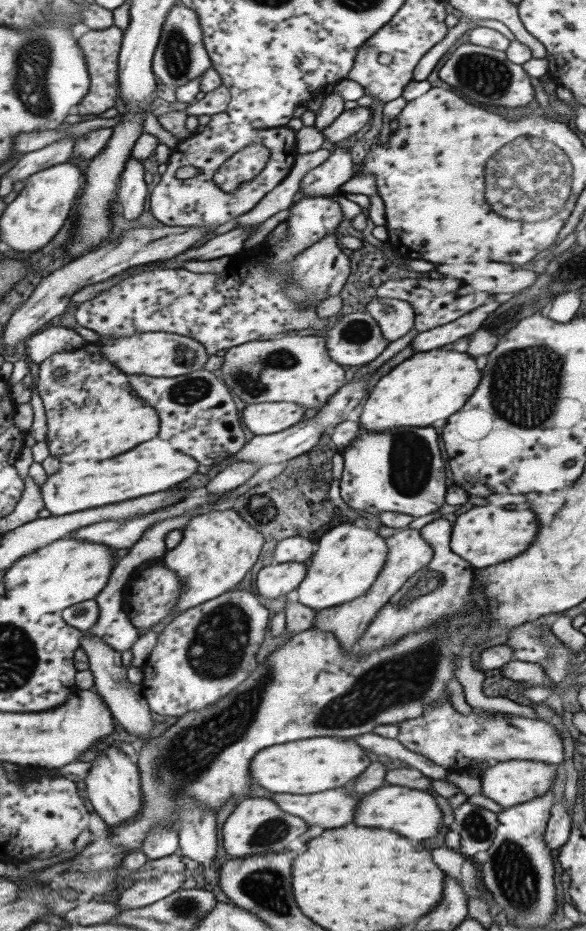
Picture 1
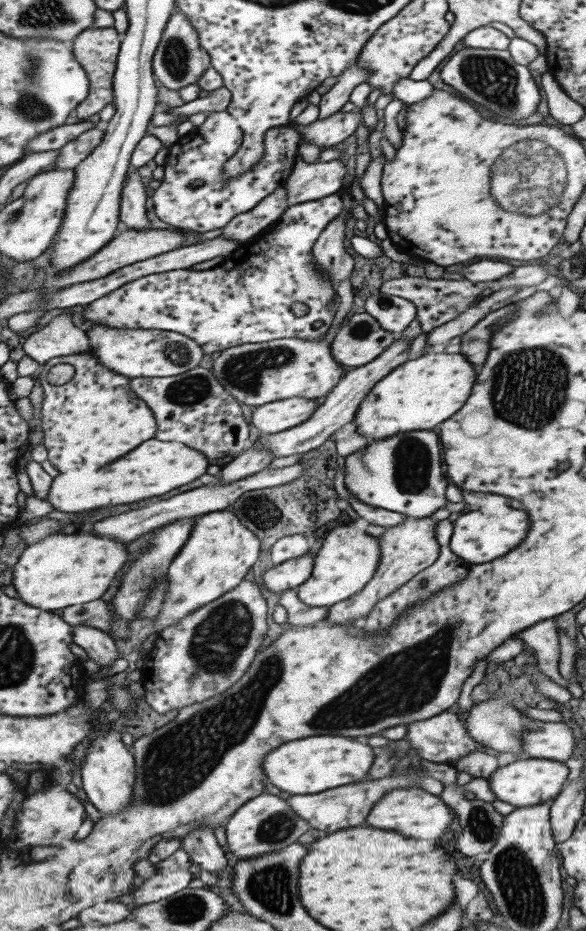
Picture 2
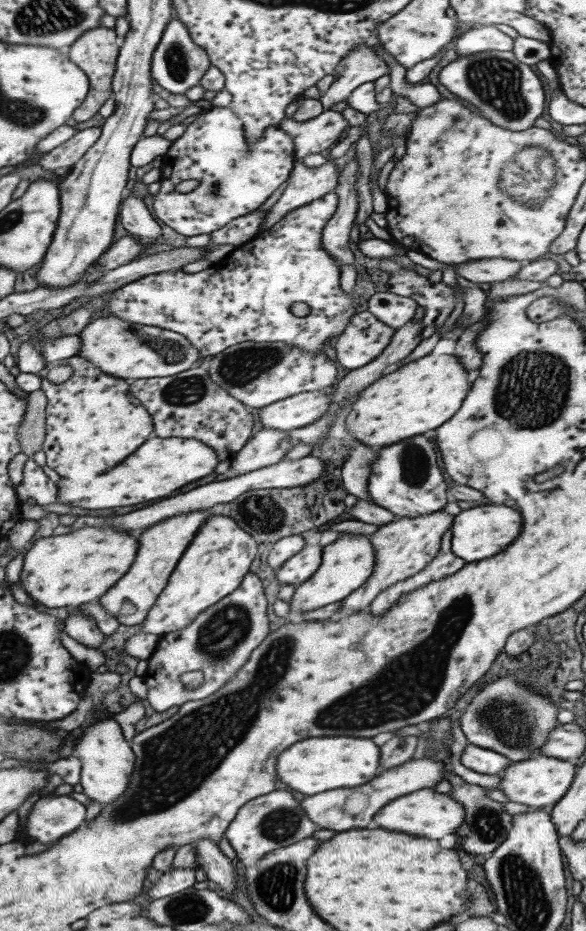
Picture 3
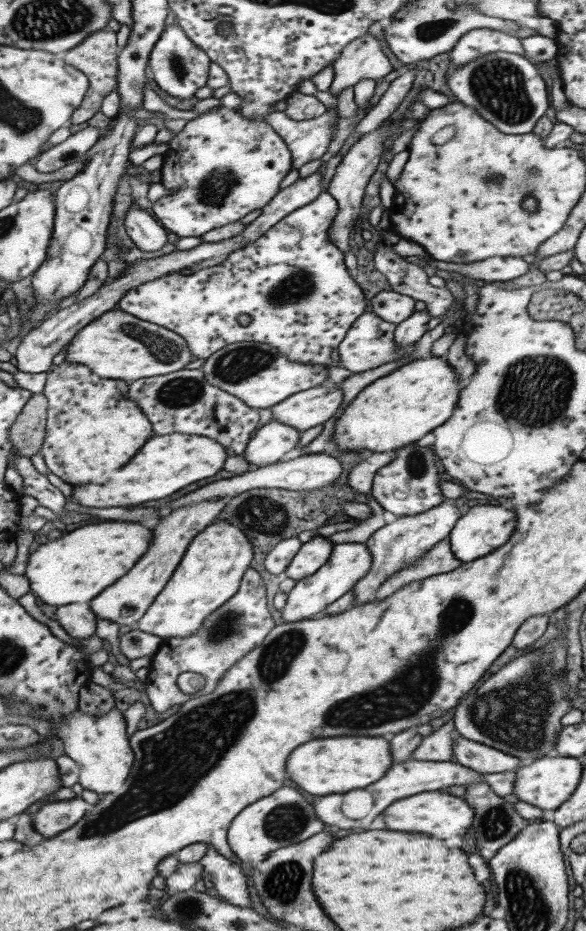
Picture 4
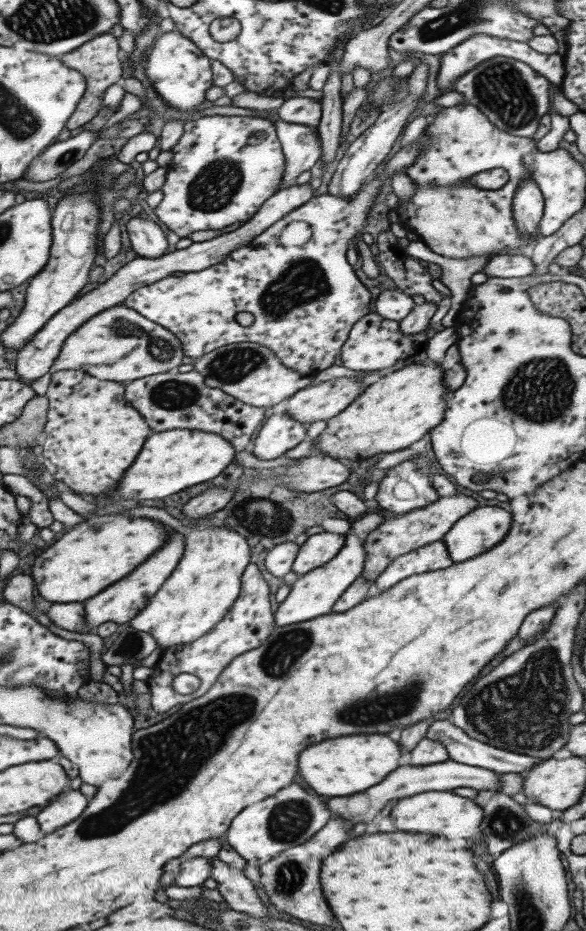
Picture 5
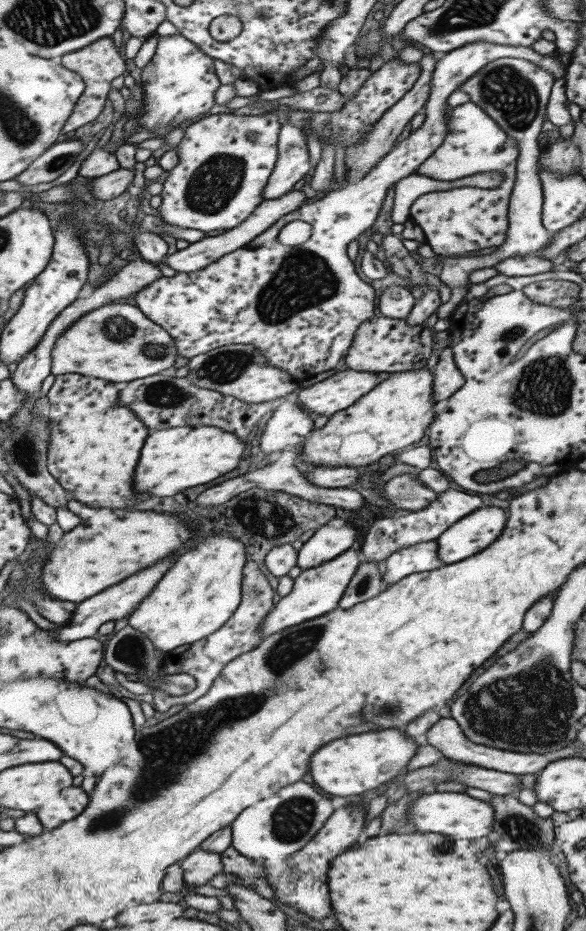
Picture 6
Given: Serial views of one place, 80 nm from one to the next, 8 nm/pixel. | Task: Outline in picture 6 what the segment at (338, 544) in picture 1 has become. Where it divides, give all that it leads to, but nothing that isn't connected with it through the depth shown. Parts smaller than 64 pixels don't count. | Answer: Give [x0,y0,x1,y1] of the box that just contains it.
[260,536,362,638]

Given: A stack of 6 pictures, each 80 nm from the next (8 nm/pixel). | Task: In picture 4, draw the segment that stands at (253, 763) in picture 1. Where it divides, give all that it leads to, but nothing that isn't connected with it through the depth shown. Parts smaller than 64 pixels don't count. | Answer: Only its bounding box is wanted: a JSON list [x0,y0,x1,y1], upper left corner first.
[285,736,392,796]

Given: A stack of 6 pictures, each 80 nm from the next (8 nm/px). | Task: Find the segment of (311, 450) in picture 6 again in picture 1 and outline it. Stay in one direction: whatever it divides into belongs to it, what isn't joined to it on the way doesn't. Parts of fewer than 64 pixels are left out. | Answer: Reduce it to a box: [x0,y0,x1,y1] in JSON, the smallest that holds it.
[359,346,480,432]

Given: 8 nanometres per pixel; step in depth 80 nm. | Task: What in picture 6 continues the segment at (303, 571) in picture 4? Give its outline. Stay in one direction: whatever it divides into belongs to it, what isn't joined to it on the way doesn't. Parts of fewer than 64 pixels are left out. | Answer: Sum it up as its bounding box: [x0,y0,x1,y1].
[296,523,357,571]

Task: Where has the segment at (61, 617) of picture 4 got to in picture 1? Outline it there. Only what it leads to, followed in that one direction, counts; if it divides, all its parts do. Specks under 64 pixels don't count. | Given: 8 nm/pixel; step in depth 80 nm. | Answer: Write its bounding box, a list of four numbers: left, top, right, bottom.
[79,631,153,738]

